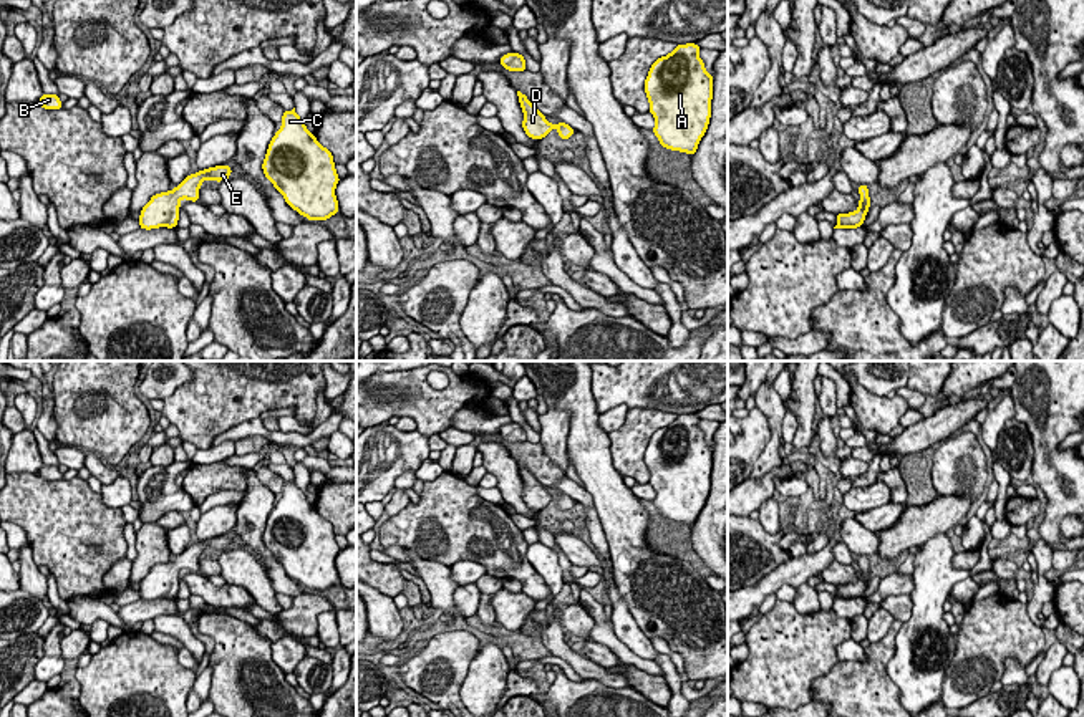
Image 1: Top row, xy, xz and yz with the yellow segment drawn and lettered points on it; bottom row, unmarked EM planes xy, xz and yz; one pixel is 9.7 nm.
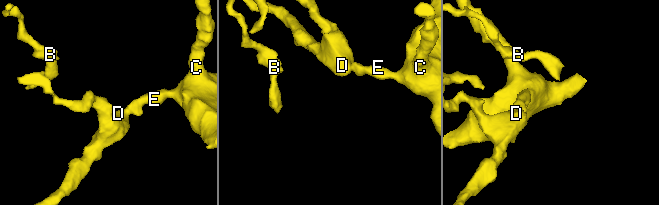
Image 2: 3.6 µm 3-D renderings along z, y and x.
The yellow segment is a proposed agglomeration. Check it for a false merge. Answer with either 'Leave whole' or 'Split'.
Leave whole

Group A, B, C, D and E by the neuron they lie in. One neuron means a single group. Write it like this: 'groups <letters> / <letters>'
groups A B C D E

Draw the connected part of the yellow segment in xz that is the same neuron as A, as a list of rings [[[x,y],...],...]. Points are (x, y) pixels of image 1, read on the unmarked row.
[[[696,414],[676,416],[676,419],[658,429],[645,450],[645,464],[650,472],[650,482],[656,492],[651,503],[660,515],[671,522],[693,527],[704,507],[711,488],[713,445],[704,440],[704,432],[698,427]]]

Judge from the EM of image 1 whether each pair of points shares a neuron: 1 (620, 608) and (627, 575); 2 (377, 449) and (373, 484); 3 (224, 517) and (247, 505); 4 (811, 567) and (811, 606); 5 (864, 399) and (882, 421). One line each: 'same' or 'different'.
1: different
2: same
3: different
4: different
5: same

